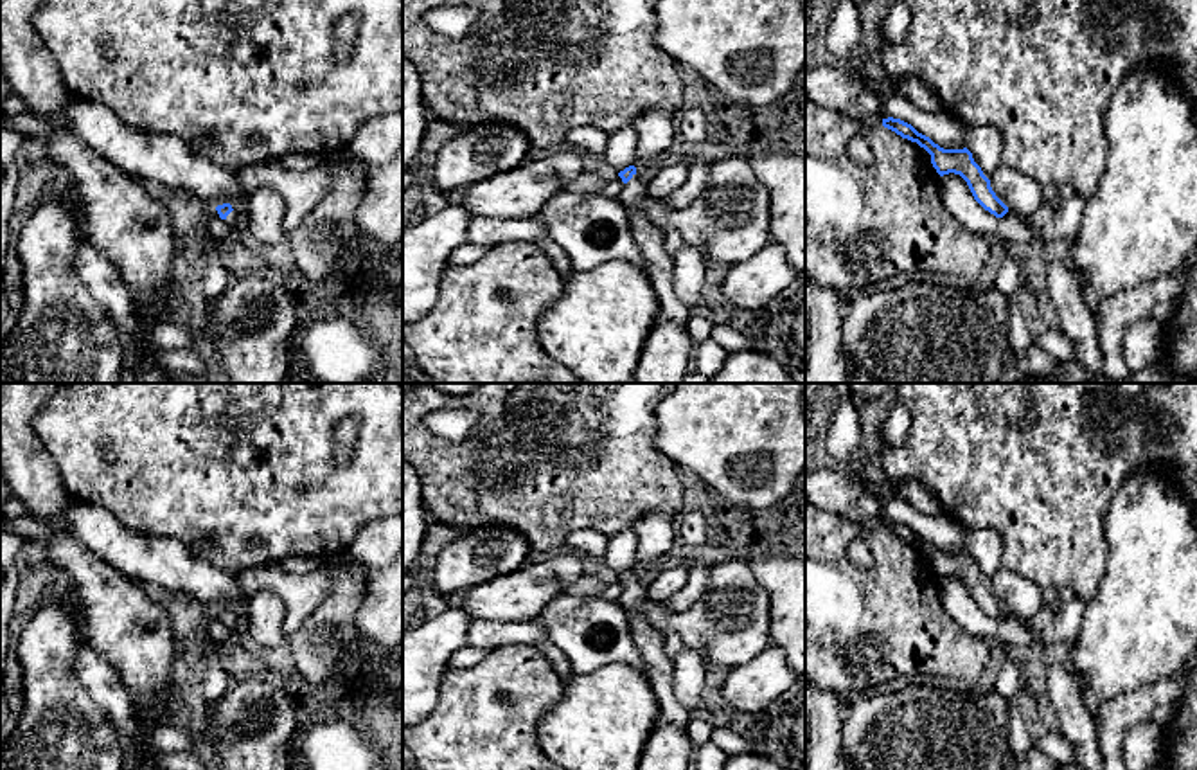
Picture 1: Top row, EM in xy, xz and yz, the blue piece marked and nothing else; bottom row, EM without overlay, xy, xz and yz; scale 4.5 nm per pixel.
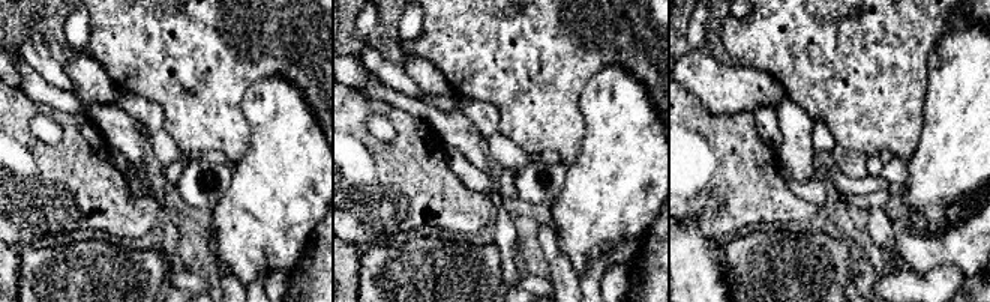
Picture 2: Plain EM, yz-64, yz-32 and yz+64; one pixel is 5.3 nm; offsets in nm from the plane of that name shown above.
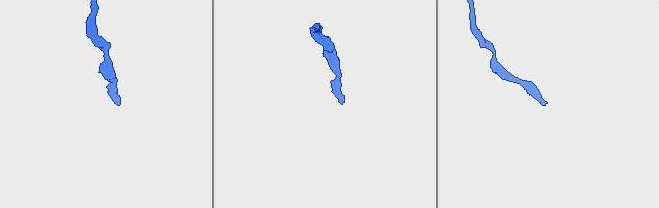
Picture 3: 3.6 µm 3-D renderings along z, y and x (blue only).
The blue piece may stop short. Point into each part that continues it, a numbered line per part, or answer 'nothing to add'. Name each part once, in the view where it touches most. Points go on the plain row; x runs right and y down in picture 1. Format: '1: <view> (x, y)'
1: xz (647, 637)

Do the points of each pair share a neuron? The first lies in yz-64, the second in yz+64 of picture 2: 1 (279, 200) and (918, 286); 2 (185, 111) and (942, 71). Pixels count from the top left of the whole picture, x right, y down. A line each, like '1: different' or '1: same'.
1: different
2: different

